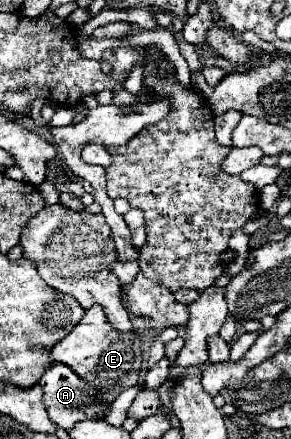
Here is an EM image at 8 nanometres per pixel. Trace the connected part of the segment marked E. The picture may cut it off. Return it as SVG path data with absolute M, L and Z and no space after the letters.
M93 305L89 311L85 311L83 319L73 327L73 331L55 343L51 355L55 363L69 365L77 375L83 375L83 379L93 381L99 391L103 393L115 393L119 395L127 387L135 385L139 381L141 361L143 361L143 335L137 331L113 331L113 325L105 319L105 313L99 305Z

